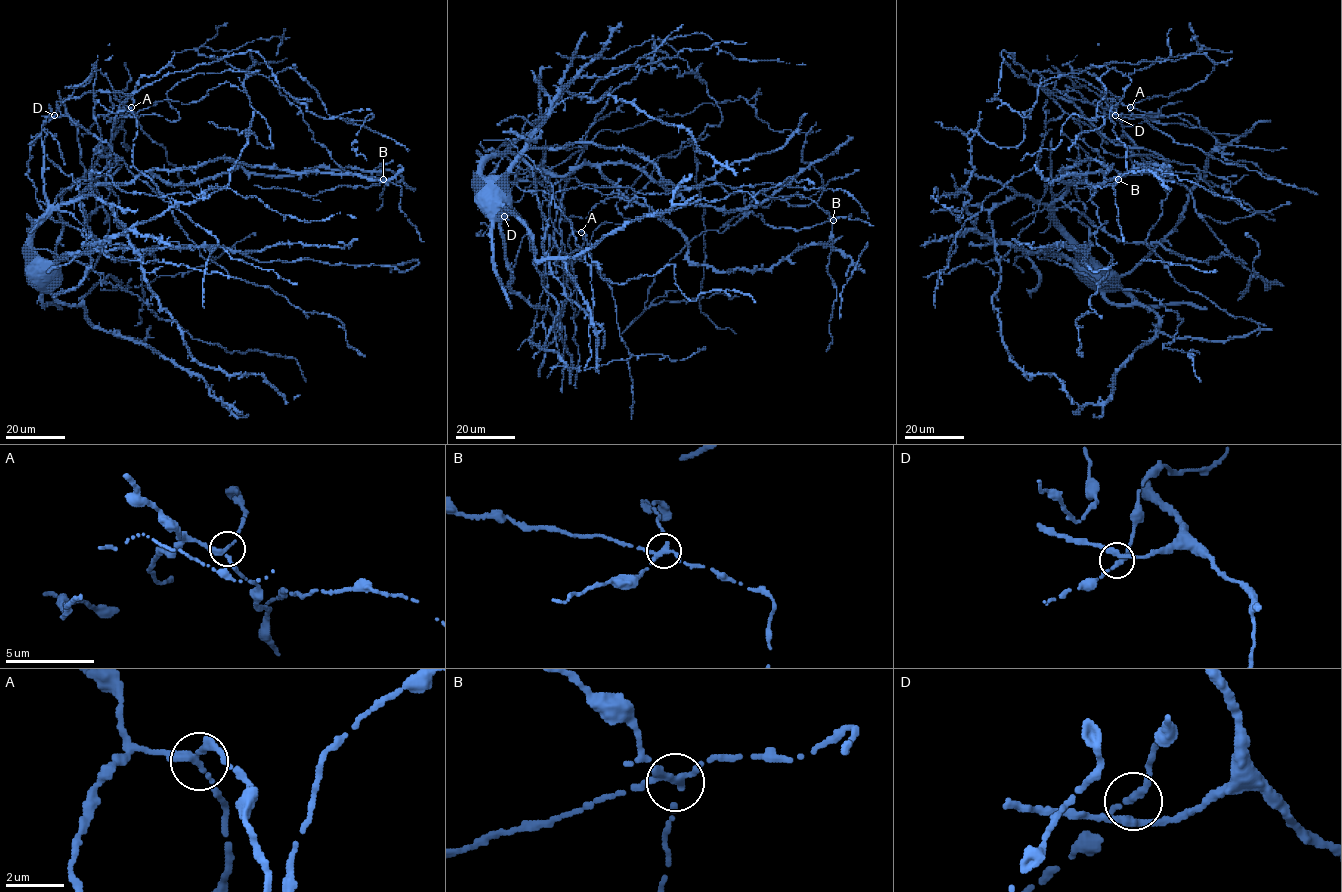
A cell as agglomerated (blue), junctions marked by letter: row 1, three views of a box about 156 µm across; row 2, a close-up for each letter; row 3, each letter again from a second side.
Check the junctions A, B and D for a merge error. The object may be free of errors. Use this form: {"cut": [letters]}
{"cut": ["B"]}

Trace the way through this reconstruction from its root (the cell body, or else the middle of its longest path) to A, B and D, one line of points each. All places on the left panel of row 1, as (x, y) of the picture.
A: (37, 265), (34, 277), (49, 275), (62, 194), (110, 153), (111, 131), (127, 114), (118, 111), (131, 107)
B: (37, 265), (32, 236), (54, 210), (145, 172), (198, 183), (238, 163), (268, 176), (328, 167), (384, 179)
D: (37, 265), (34, 277), (49, 275), (62, 194), (110, 153), (111, 131), (127, 113), (99, 70), (54, 115)

